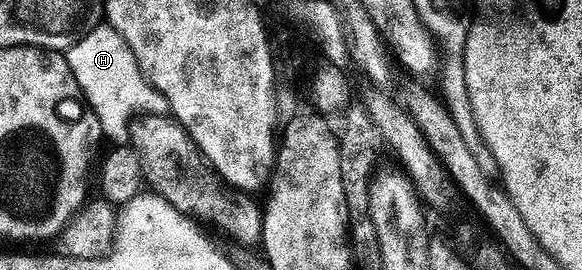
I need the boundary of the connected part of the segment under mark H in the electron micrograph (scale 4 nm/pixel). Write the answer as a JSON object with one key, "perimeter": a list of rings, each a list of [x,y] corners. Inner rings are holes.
{"perimeter":[[[98,25],[90,29],[79,41],[75,41],[64,52],[65,60],[69,62],[70,73],[78,83],[78,89],[87,104],[88,110],[97,114],[97,123],[101,131],[110,139],[110,144],[125,145],[129,141],[129,120],[138,113],[142,115],[169,115],[169,103],[164,95],[149,82],[141,72],[141,66],[133,67],[135,53],[131,49],[125,51],[128,45],[123,37],[111,26]]]}

